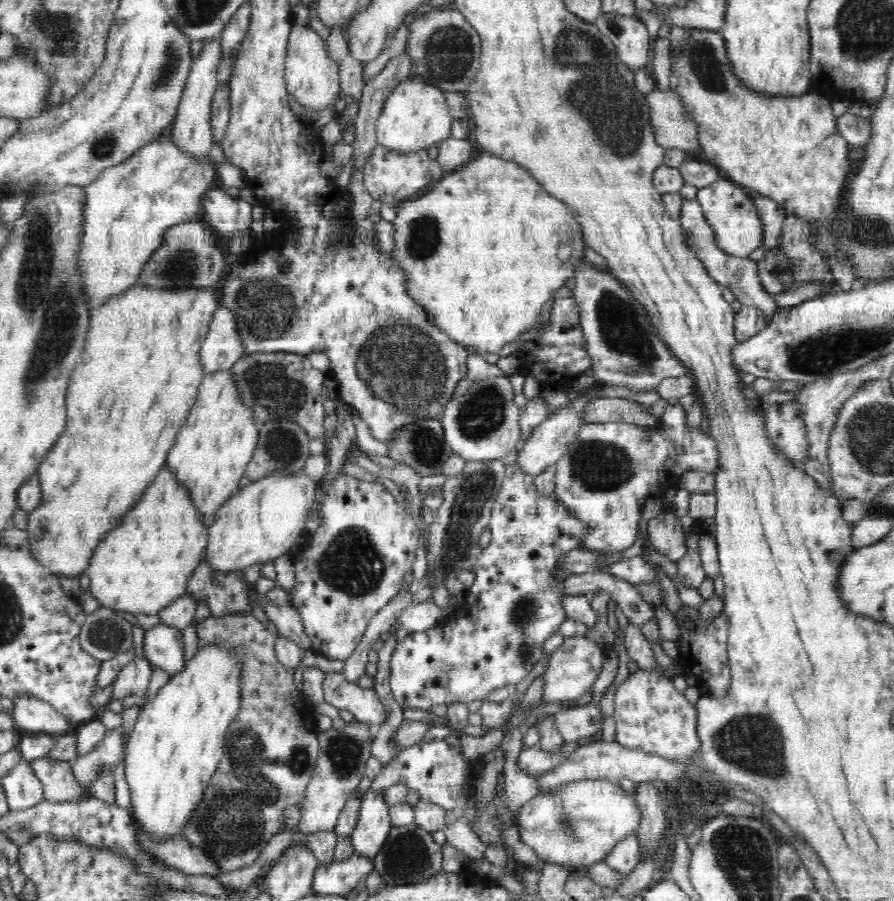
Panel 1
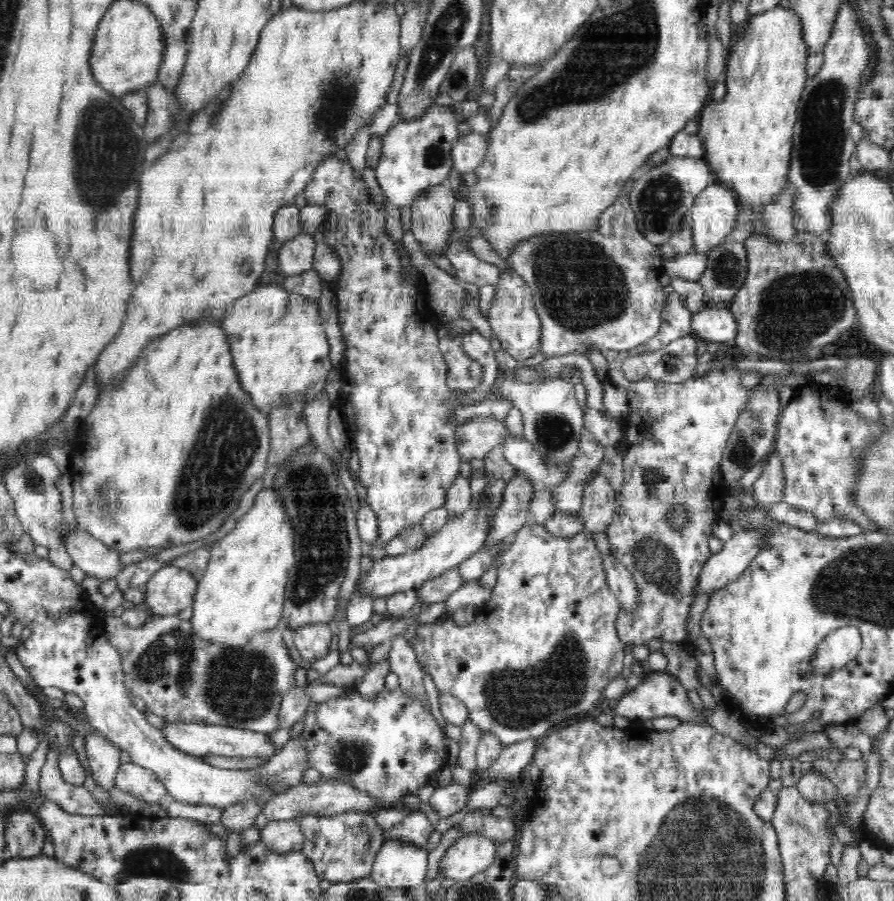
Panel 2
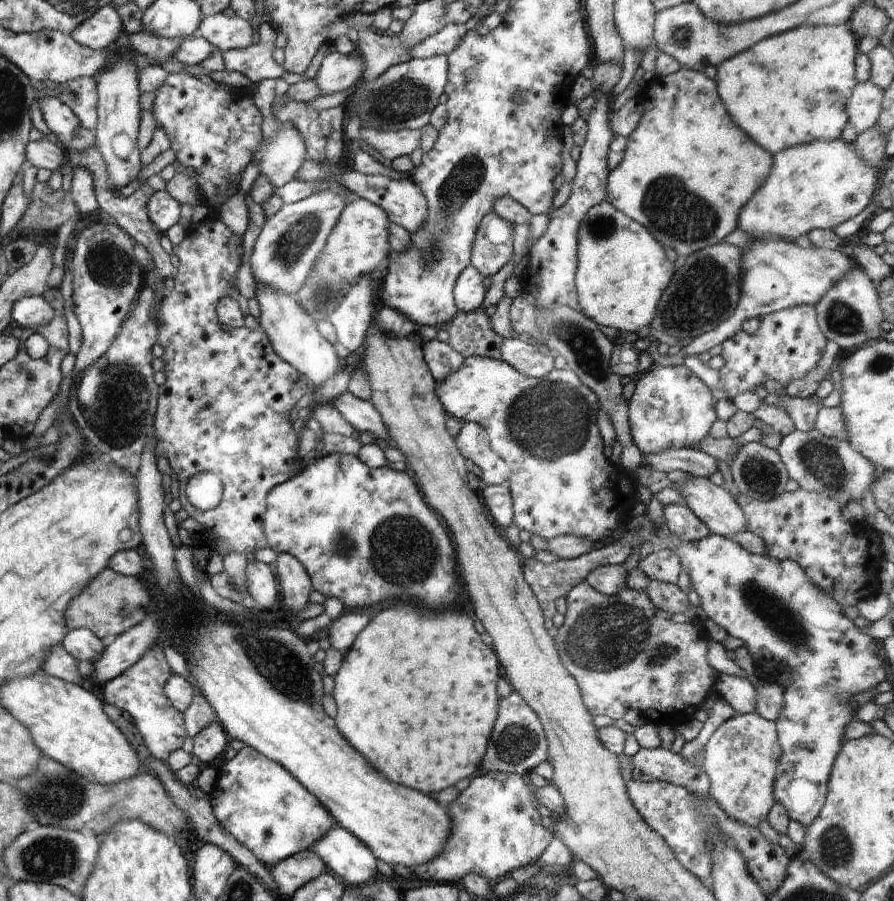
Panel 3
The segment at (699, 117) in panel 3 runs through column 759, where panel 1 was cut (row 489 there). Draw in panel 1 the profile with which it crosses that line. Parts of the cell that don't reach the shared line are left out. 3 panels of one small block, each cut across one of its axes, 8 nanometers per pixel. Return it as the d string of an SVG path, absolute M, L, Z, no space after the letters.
M163 467L154 482L146 488L142 500L130 510L121 523L107 532L91 556L90 592L100 607L112 609L116 613L159 614L174 599L186 593L188 580L201 564L202 556L209 541L208 528L202 521L201 513L193 506L193 497L189 490L177 484L175 471Z

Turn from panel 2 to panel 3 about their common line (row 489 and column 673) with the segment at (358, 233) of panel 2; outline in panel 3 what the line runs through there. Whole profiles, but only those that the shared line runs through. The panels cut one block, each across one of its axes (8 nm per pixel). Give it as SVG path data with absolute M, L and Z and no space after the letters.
M683 365L666 368L660 366L657 368L652 368L652 370L648 370L647 372L644 372L642 374L639 374L639 380L636 382L634 395L629 397L628 402L629 410L627 414L628 421L630 422L631 427L631 434L634 443L644 456L646 456L646 454L661 454L662 452L671 449L694 447L695 445L698 445L710 433L714 422L717 422L717 415L715 412L715 405L718 402L717 399L714 398L712 392L708 389L708 386L706 386L706 384L704 384L702 380L699 380L696 376L694 376L694 374L692 374L692 372L690 372L690 370L688 370L688 368Z

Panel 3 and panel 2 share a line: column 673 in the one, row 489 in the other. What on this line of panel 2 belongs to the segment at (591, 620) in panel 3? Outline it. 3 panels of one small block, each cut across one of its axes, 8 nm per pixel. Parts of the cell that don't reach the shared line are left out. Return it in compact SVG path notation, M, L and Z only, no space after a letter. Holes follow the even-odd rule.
M672 291L667 294L667 303L661 312L661 325L659 326L659 331L657 335L654 335L652 338L649 338L640 348L637 350L631 351L615 351L615 350L603 350L604 356L608 362L608 380L614 385L623 386L627 388L629 396L629 412L626 414L626 418L622 420L622 426L624 428L623 438L621 445L618 447L623 454L623 466L624 466L624 480L623 485L621 486L620 496L616 500L617 508L615 509L615 515L612 519L612 522L606 527L605 534L610 541L611 552L614 557L632 574L636 586L640 592L640 601L637 602L637 607L628 613L624 609L620 609L617 619L616 619L616 628L620 637L620 640L625 644L630 645L646 645L652 638L658 638L662 642L676 642L678 644L684 643L686 632L689 630L689 624L687 620L689 619L689 612L691 604L693 603L692 598L695 596L695 586L700 580L700 572L704 568L709 556L711 555L711 550L709 549L709 537L712 537L712 526L716 524L716 521L720 519L720 512L722 512L722 506L724 506L724 500L728 496L728 487L726 482L724 482L723 475L721 474L721 463L723 460L723 454L728 444L728 440L736 428L735 424L738 420L740 414L742 414L745 409L746 403L751 395L751 389L748 387L743 387L740 385L740 371L732 370L726 368L726 370L718 371L717 369L712 369L710 372L704 373L702 376L694 377L692 376L686 382L683 383L657 383L654 380L643 379L643 380L628 380L623 373L621 364L626 357L630 355L636 355L638 353L650 353L653 350L658 350L664 345L667 345L669 342L680 338L681 336L686 336L687 334L693 334L693 328L691 325L693 312L686 308L684 301ZM682 506L686 509L686 514L688 516L688 522L681 528L676 529L674 525L668 522L668 514L672 512L674 507Z

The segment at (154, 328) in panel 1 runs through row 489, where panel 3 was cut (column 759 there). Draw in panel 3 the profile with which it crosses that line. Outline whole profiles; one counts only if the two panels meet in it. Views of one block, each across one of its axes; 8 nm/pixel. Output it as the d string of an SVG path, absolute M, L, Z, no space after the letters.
M847 25L807 26L760 40L755 46L724 60L717 68L717 92L739 130L770 155L813 141L841 138L848 123L846 103L857 85L855 59L858 39Z

